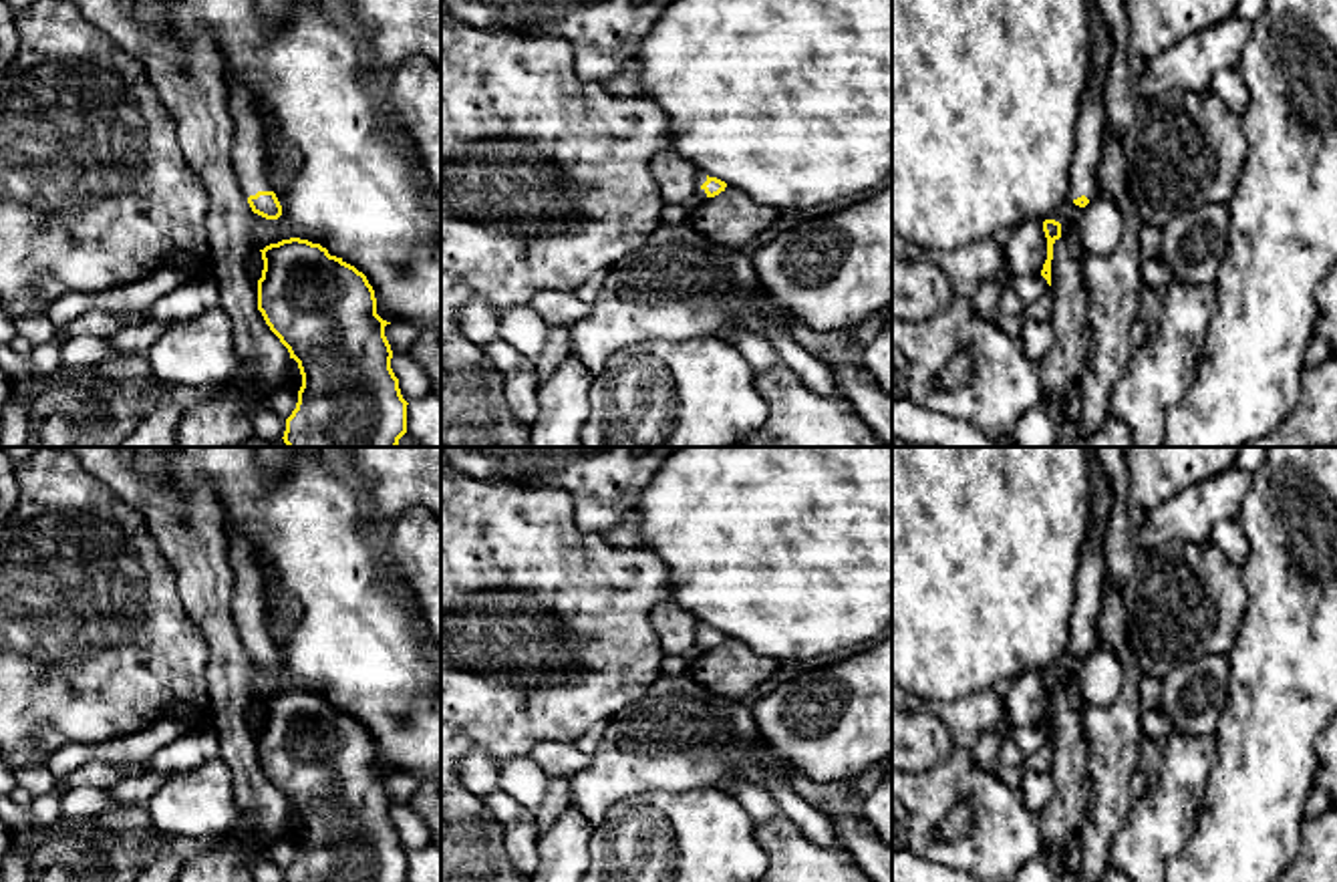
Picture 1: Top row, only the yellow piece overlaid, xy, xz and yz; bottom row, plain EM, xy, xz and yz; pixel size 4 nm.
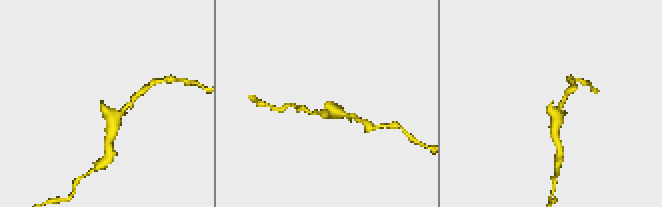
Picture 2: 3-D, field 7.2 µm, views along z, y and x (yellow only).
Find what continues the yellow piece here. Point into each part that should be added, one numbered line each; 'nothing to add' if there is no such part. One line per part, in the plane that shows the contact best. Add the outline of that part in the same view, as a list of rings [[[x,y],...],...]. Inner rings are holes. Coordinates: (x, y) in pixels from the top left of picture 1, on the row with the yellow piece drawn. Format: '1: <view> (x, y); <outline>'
1: xy (250, 152); [[[240,83],[228,85],[228,111],[234,119],[234,153],[240,189],[246,197],[272,191],[268,165],[266,127],[260,121],[248,89]]]

